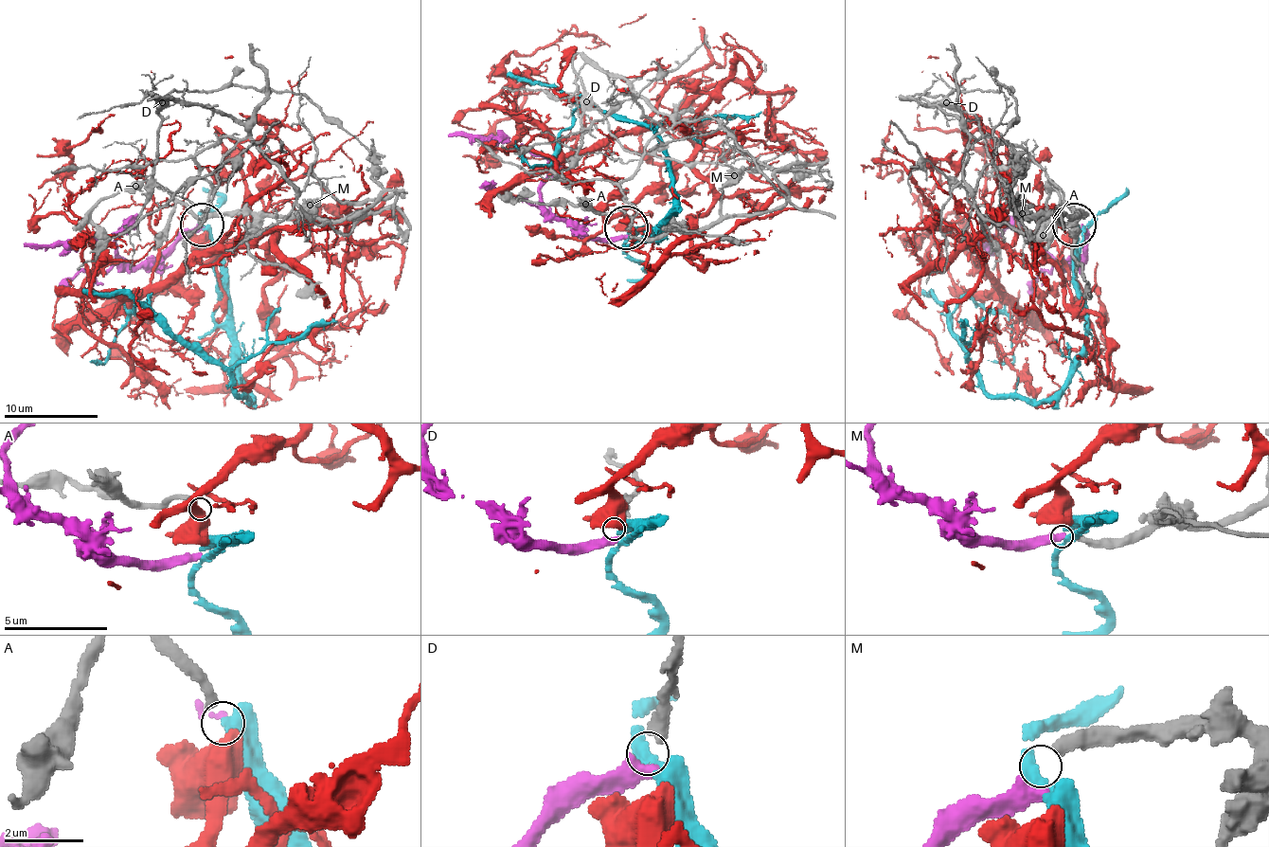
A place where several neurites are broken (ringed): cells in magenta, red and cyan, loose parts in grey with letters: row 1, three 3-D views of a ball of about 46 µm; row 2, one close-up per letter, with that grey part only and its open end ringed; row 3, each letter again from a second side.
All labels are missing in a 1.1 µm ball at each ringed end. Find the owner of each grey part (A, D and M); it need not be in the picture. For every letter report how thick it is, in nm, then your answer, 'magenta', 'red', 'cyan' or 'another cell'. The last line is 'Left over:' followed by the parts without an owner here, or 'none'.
A: 240 nm thick; red
D: 320 nm thick; another cell
M: 340 nm thick; magenta
Left over: D

